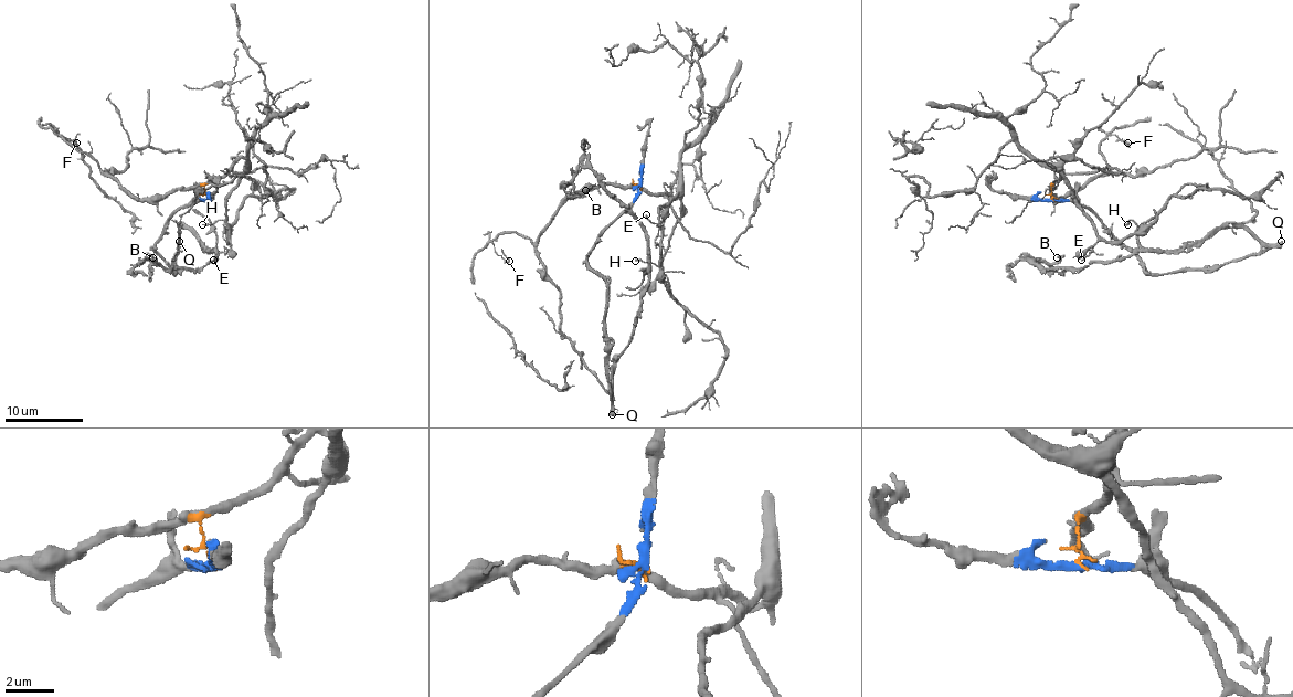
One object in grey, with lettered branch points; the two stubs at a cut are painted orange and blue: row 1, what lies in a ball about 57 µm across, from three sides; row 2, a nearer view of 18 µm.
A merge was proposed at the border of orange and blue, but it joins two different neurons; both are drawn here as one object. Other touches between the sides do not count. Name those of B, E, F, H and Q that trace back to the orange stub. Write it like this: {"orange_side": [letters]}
{"orange_side": ["E", "F", "H"]}

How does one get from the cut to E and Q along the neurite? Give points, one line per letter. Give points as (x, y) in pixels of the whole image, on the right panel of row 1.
E: (1051, 200), (1052, 185), (1062, 172), (1076, 206), (1091, 223), (1098, 236), (1082, 260)
Q: (1051, 200), (1078, 200), (1152, 273), (1219, 267), (1262, 254), (1282, 241)

